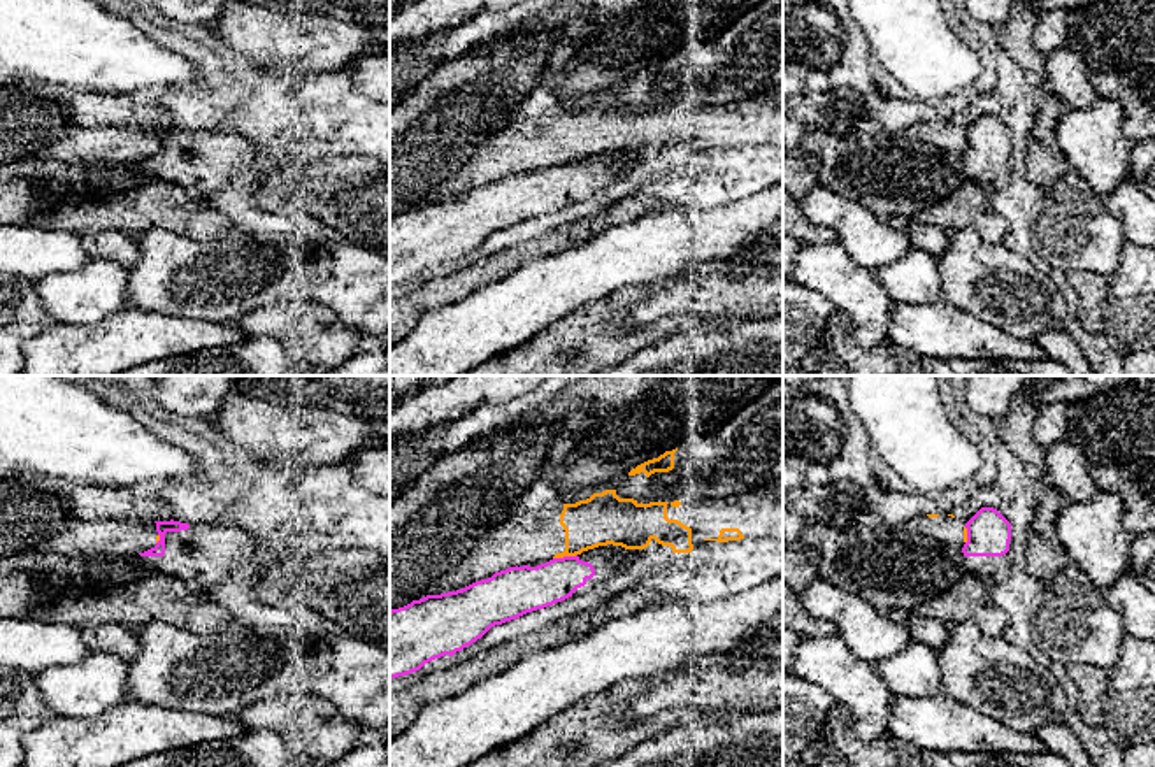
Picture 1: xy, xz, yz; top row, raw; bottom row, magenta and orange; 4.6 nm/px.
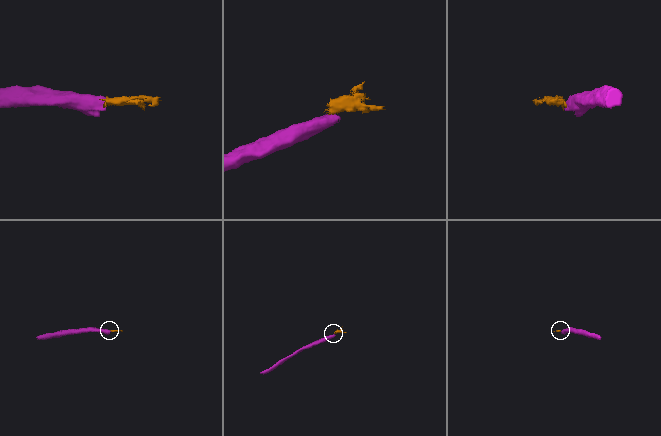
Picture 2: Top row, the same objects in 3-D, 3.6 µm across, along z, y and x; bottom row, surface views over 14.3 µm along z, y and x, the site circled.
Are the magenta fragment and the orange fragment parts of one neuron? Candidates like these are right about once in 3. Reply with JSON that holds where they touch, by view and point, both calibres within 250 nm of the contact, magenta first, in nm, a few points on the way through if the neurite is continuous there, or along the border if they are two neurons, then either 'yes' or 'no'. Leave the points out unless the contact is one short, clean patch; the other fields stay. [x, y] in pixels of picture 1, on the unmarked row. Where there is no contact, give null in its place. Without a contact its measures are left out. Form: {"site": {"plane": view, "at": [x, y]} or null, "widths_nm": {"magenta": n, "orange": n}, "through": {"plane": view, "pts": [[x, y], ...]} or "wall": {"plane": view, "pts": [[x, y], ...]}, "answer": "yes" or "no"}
{"site": {"plane": "xz", "at": [564, 164]}, "widths_nm": {"magenta": 220, "orange": 240}, "wall": {"plane": "xz", "pts": [[576, 160], [553, 165]]}, "answer": "no"}

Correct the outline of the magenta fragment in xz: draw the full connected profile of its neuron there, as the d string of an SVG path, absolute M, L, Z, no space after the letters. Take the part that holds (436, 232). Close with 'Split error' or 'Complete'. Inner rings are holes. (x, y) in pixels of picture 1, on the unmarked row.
M599 153L537 174L509 174L462 197L390 218L390 286L481 246L491 233L583 202L623 177L621 153Z. Split error

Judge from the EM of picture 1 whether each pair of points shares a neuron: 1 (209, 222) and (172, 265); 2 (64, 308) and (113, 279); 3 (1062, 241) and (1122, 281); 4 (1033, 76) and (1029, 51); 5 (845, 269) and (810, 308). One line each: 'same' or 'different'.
1: different
2: same
3: different
4: same
5: different

